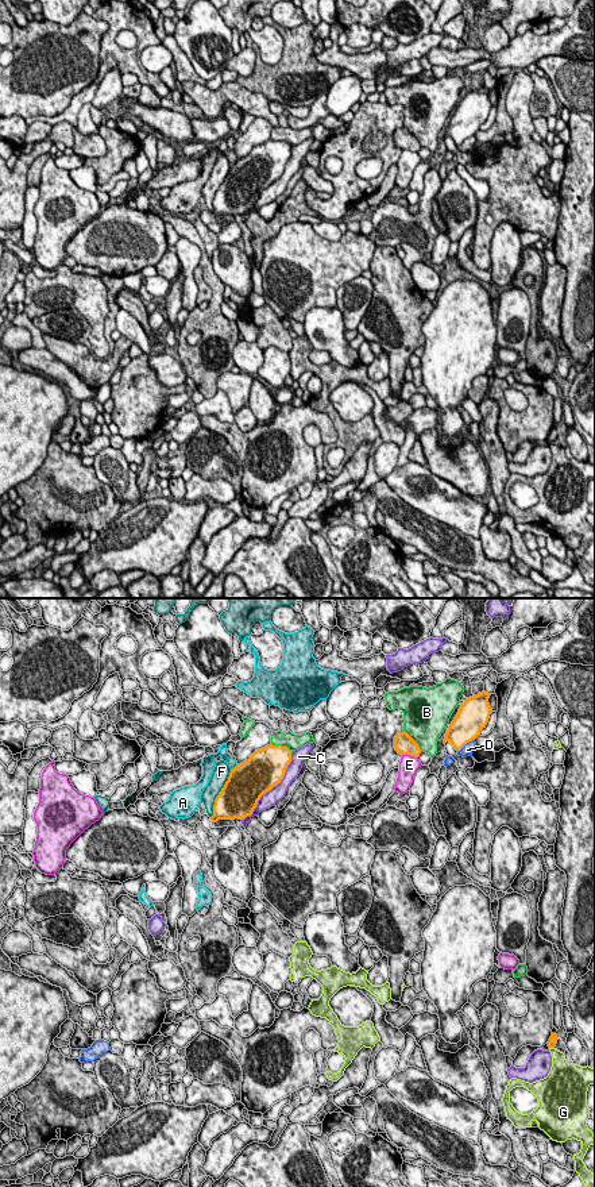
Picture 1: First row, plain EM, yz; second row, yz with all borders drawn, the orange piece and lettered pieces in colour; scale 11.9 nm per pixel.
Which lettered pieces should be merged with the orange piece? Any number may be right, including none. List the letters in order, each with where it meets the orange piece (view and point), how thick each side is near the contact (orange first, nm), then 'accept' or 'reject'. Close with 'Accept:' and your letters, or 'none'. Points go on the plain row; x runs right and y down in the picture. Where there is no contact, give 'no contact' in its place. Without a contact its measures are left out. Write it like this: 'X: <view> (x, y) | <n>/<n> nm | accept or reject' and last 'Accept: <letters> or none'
A: yz (234, 164) | 460/130 nm | reject
B: yz (414, 137) | 240/460 nm | reject
C: yz (271, 182) | 460/180 nm | reject
D: yz (466, 138) | 340/130 nm | reject
E: yz (410, 150) | 240/220 nm | reject
F: yz (219, 189) | 460/190 nm | reject
G: yz (552, 442) | 100/190 nm | reject
Accept: none

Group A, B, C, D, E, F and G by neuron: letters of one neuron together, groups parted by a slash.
A / B / C / D / E / F G

